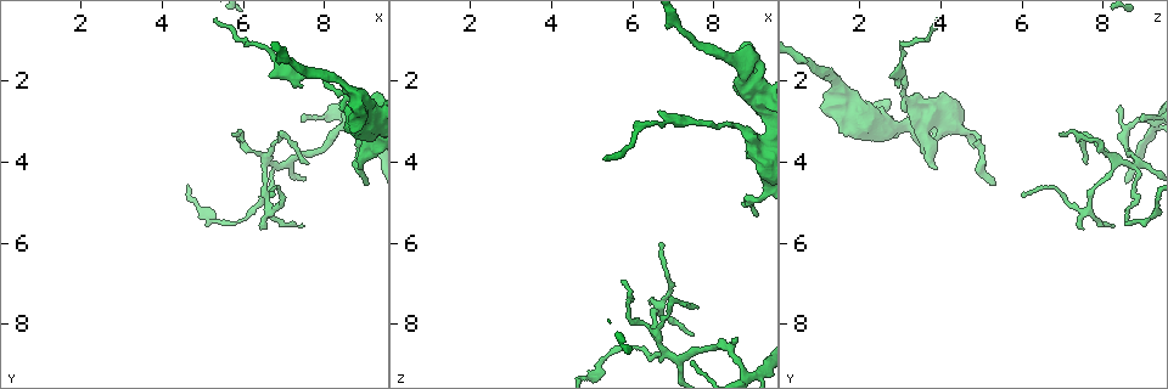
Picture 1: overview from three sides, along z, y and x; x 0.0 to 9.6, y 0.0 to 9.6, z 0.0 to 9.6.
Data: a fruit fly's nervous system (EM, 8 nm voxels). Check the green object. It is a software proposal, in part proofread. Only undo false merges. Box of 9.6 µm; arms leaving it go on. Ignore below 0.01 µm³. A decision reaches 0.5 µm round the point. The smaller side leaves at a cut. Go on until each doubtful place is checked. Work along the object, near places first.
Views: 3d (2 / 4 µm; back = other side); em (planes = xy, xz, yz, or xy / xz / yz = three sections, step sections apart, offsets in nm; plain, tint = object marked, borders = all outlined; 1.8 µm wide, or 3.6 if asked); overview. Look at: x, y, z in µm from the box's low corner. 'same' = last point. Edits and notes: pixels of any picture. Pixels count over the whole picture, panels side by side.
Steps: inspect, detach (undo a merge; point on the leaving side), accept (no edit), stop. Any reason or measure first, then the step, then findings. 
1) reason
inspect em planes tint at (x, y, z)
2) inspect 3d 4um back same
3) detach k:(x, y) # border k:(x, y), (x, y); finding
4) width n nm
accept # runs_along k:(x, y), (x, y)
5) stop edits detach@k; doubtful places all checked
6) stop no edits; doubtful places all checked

looks like a crossing
inspect 3d 4um at (6.65, 4.00, 8.50)

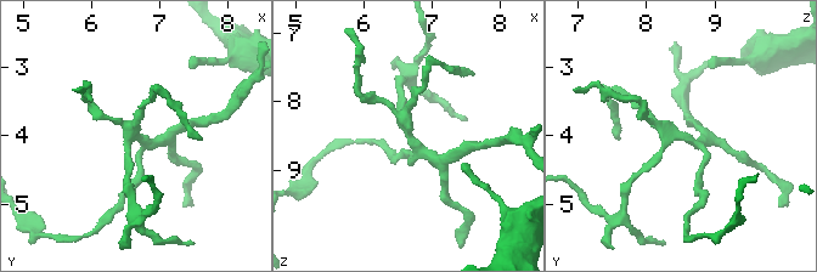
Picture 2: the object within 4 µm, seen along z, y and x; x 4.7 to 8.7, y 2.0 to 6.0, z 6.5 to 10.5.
now the EM
inspect em xy step 4 tint at (6.60, 4.00, 8.45)

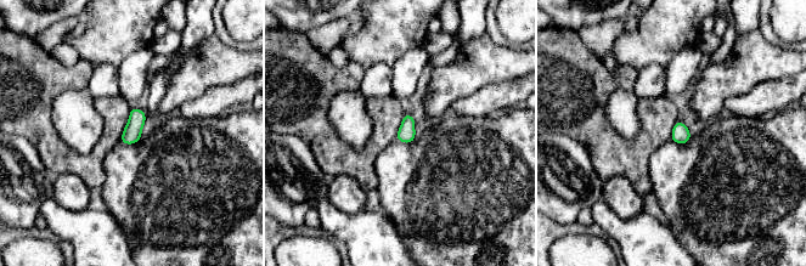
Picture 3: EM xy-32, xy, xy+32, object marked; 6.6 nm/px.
inspect em planes borders same

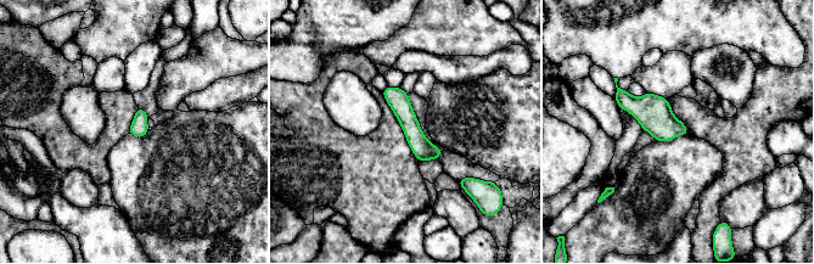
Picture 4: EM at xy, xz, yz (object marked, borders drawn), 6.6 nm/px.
accept # runs_along 4:(389, 89), (413, 133), (436, 156); continuous, no second cell

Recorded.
two arms in line, one across
inspect 3d 4um at (8.80, 2.55, 1.75)

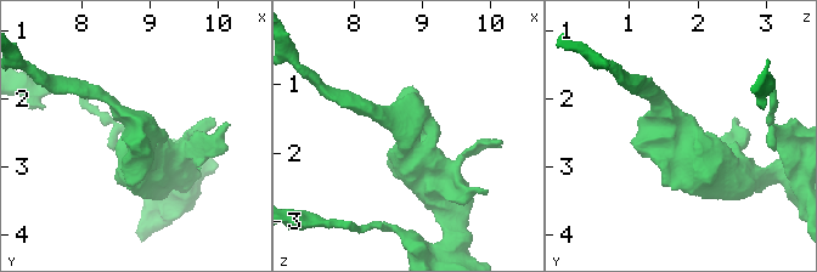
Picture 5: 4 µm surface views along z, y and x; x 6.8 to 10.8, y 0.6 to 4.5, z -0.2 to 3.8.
shape alone is not enough
inspect em 3.6um planes plain at (8.85, 2.60, 1.70)

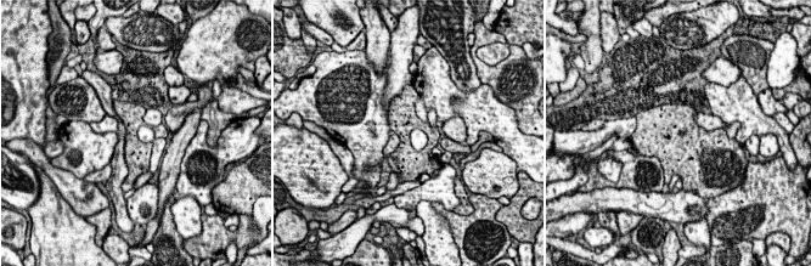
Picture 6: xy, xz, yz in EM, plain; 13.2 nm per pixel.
inspect em 3.6um planes tint same

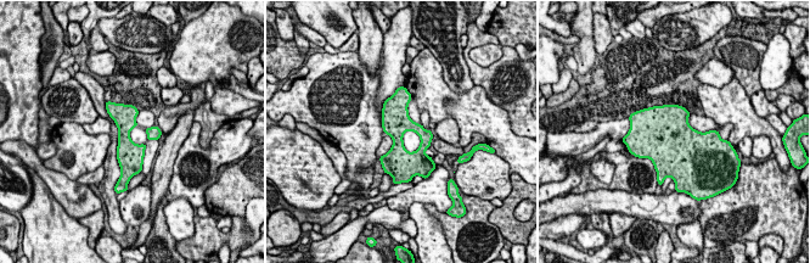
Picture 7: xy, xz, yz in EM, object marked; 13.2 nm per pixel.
width 240 nm
accept # runs_along 7:(113, 106), (124, 117), (128, 172); continuous, no second cell

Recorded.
calibre changes
inspect em xy step 16 tint at (8.75, 2.45, 3.20)

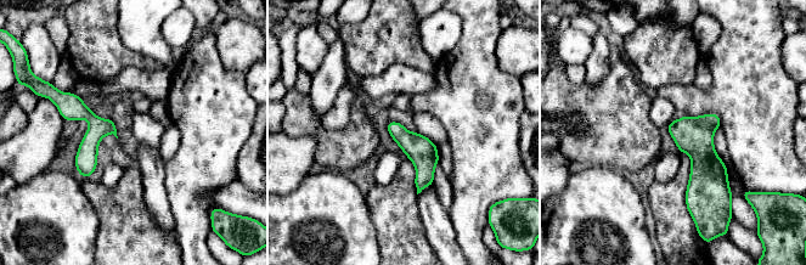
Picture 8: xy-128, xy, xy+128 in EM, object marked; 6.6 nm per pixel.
cut it another way
inspect em planes tint same

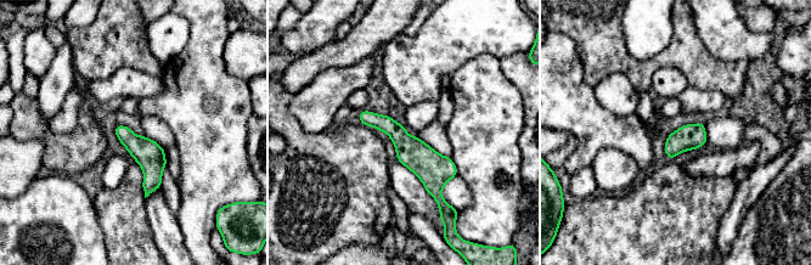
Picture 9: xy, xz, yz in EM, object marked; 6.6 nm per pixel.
accept # continuous, no second cell

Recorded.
stop no edits; doubtful places all checked

